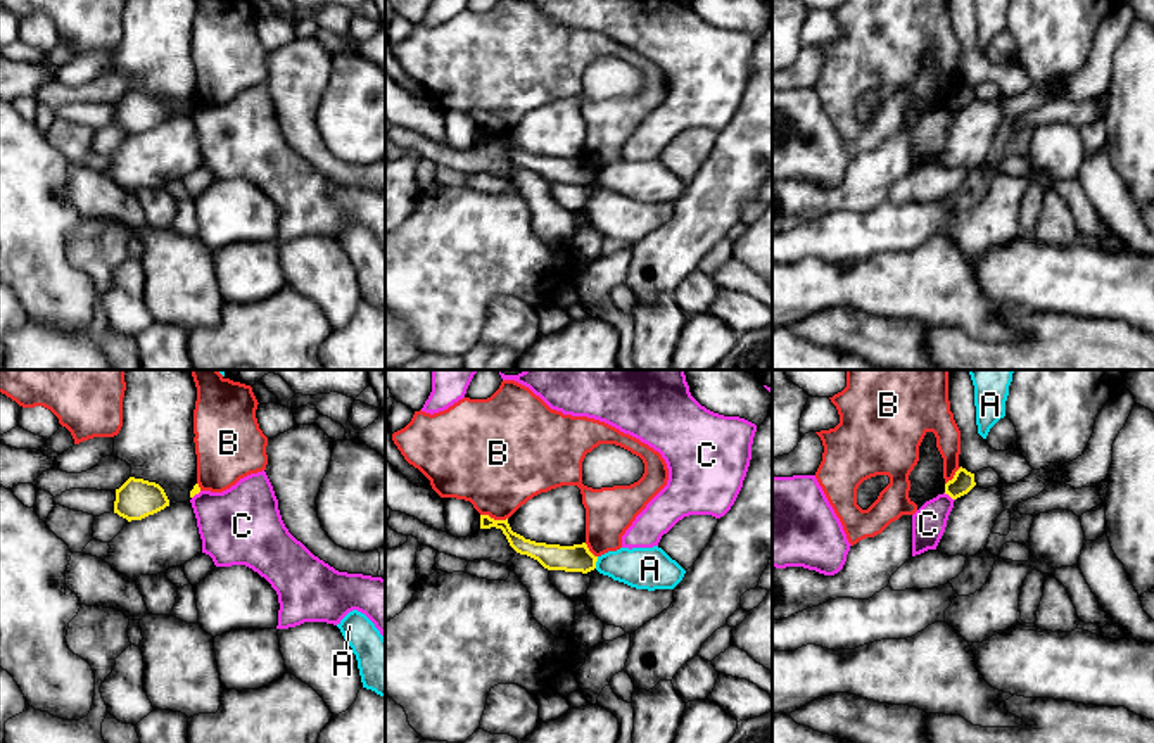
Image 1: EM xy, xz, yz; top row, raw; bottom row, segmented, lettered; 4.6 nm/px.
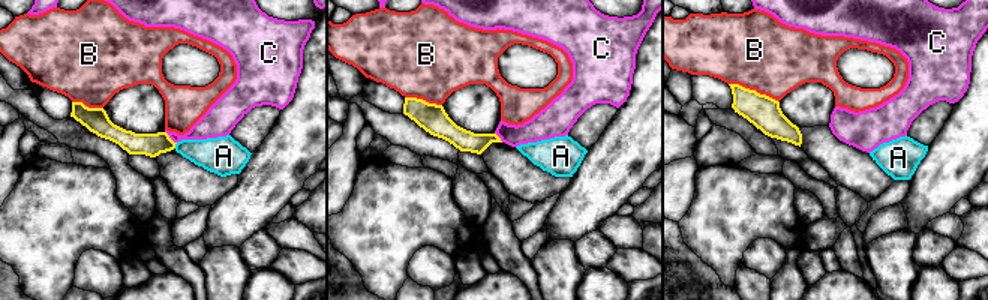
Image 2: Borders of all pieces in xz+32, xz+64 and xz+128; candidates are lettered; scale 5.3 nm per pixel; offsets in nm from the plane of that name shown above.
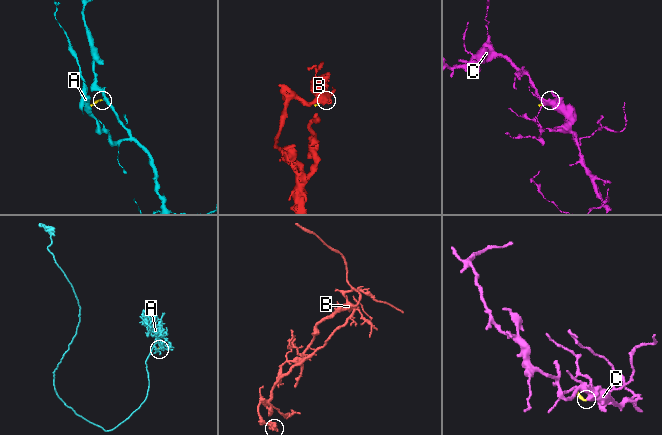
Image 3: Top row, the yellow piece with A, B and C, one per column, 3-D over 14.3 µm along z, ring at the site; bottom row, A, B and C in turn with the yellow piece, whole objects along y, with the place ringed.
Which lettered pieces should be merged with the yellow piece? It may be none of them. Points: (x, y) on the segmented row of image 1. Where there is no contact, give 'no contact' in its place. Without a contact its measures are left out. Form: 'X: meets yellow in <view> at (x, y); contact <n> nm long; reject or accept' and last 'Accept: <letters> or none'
A: meets yellow in xz at (596, 560); contact 60 nm long; reject
B: meets yellow in xz at (493, 519); contact 130 nm long; reject
C: meets yellow in yz at (949, 495); contact 70 nm long; reject
Accept: none

